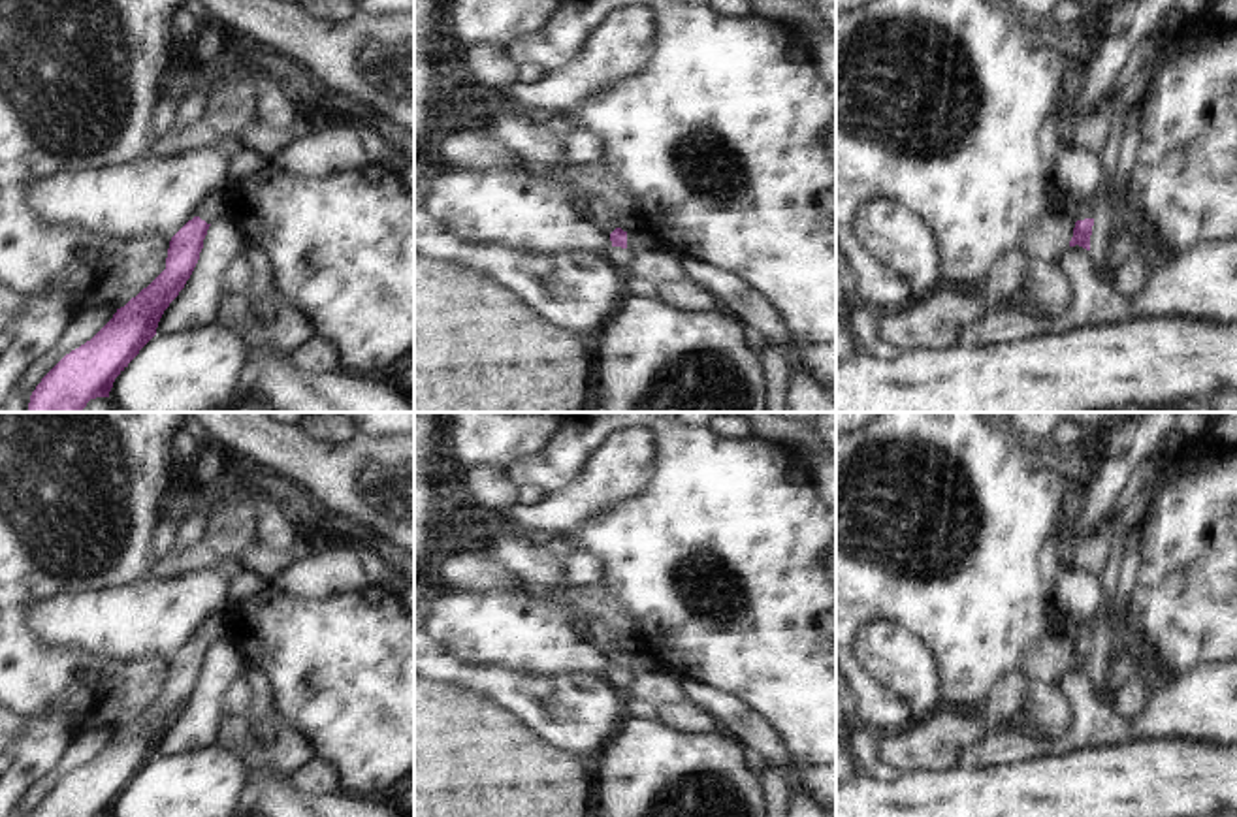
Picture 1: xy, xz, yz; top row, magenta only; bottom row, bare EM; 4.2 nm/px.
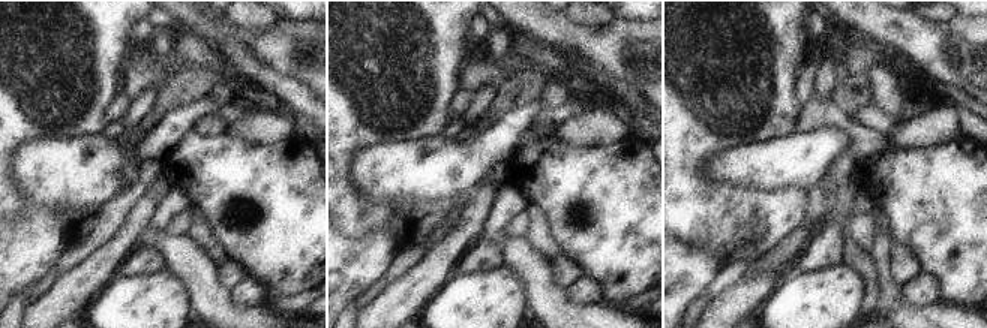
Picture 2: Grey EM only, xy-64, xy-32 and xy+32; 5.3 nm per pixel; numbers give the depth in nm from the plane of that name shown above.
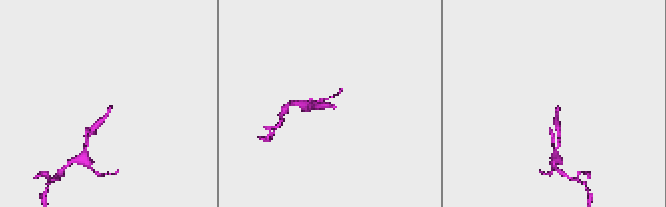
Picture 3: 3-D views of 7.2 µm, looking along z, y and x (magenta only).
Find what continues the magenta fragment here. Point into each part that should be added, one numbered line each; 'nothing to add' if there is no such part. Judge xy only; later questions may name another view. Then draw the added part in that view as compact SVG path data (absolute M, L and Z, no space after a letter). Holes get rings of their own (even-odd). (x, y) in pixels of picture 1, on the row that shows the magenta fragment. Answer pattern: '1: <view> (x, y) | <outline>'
1: xy (213, 208) | M228 190L209 194L196 209L196 216L207 224L217 222L226 216L228 207Z

